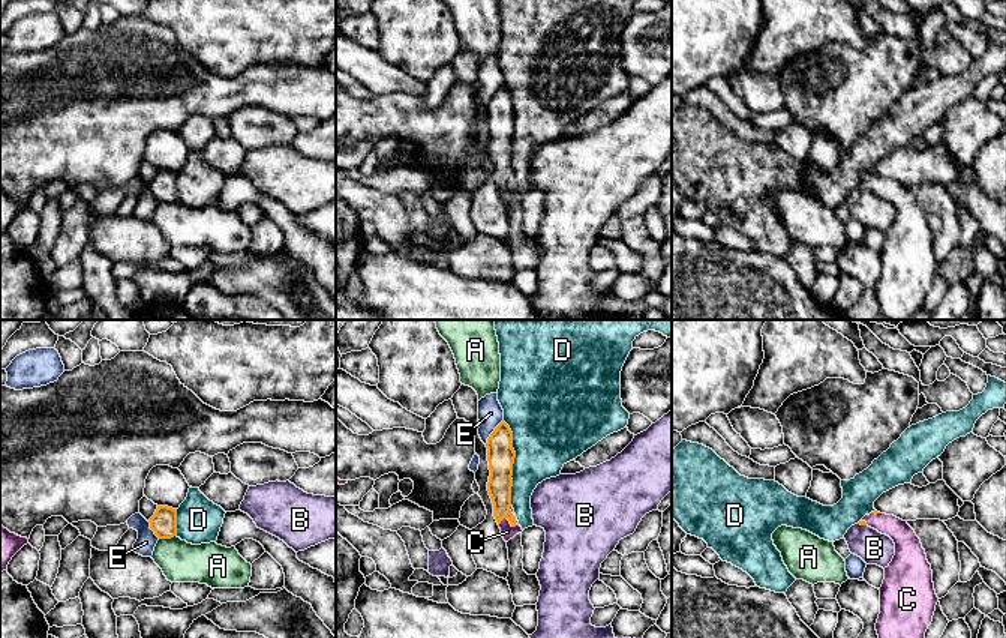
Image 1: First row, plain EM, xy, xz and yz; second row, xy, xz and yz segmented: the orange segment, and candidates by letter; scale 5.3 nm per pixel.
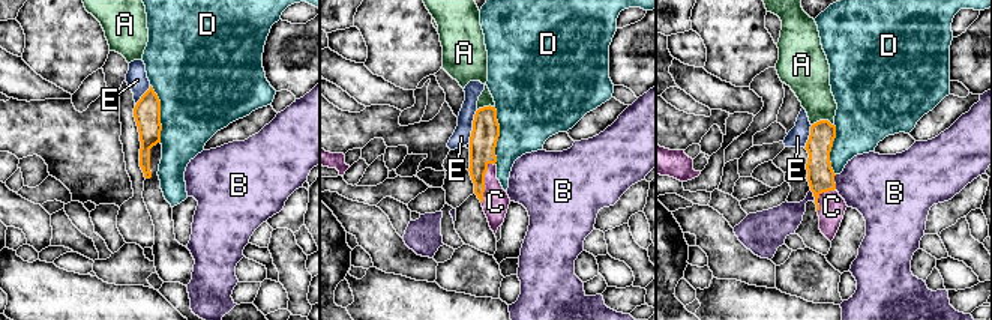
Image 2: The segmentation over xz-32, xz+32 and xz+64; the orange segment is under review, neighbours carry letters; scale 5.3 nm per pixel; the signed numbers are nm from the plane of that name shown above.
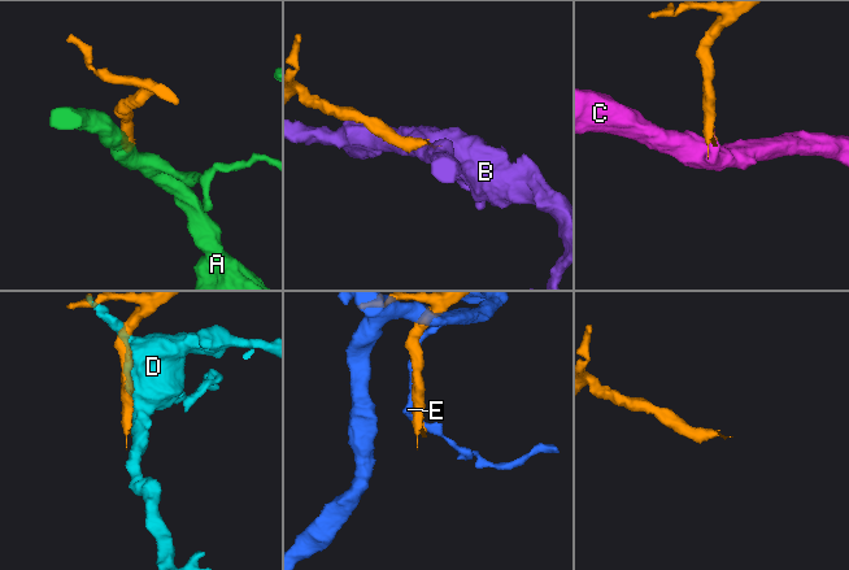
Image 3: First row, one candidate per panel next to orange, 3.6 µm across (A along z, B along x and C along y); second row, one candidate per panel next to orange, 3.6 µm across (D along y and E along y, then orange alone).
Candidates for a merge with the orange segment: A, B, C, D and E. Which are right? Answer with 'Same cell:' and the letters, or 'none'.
Same cell: C

